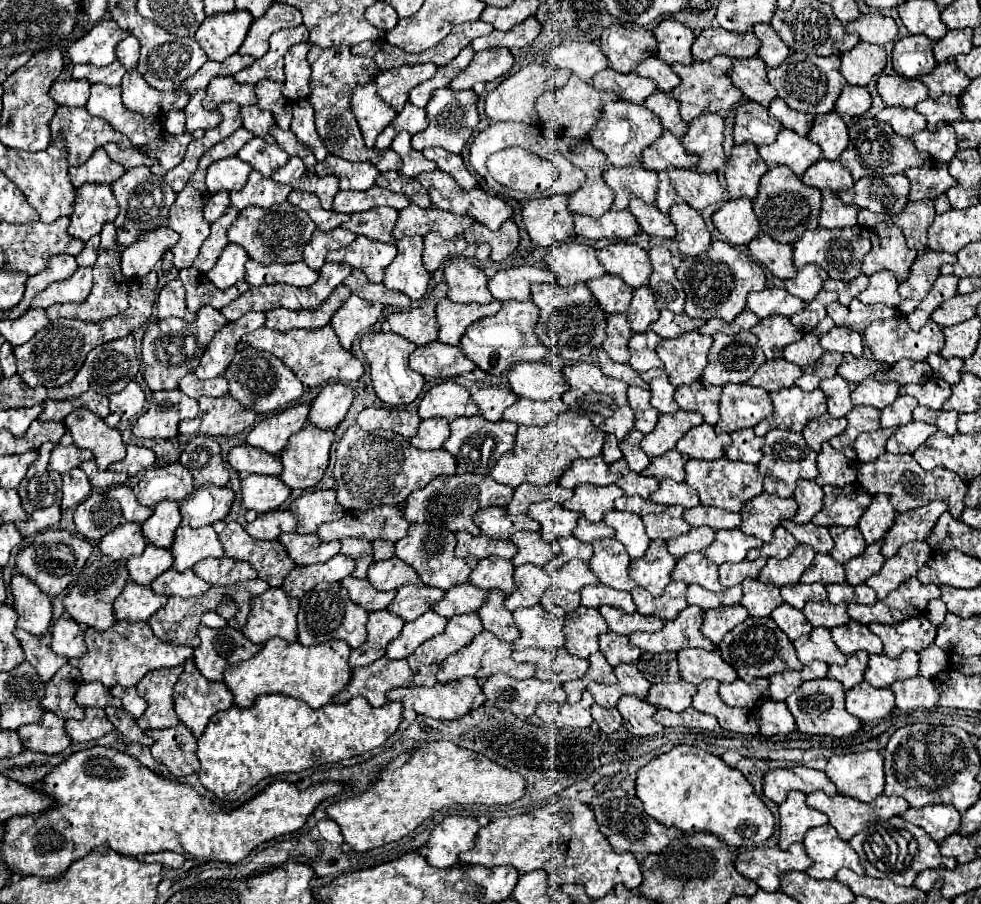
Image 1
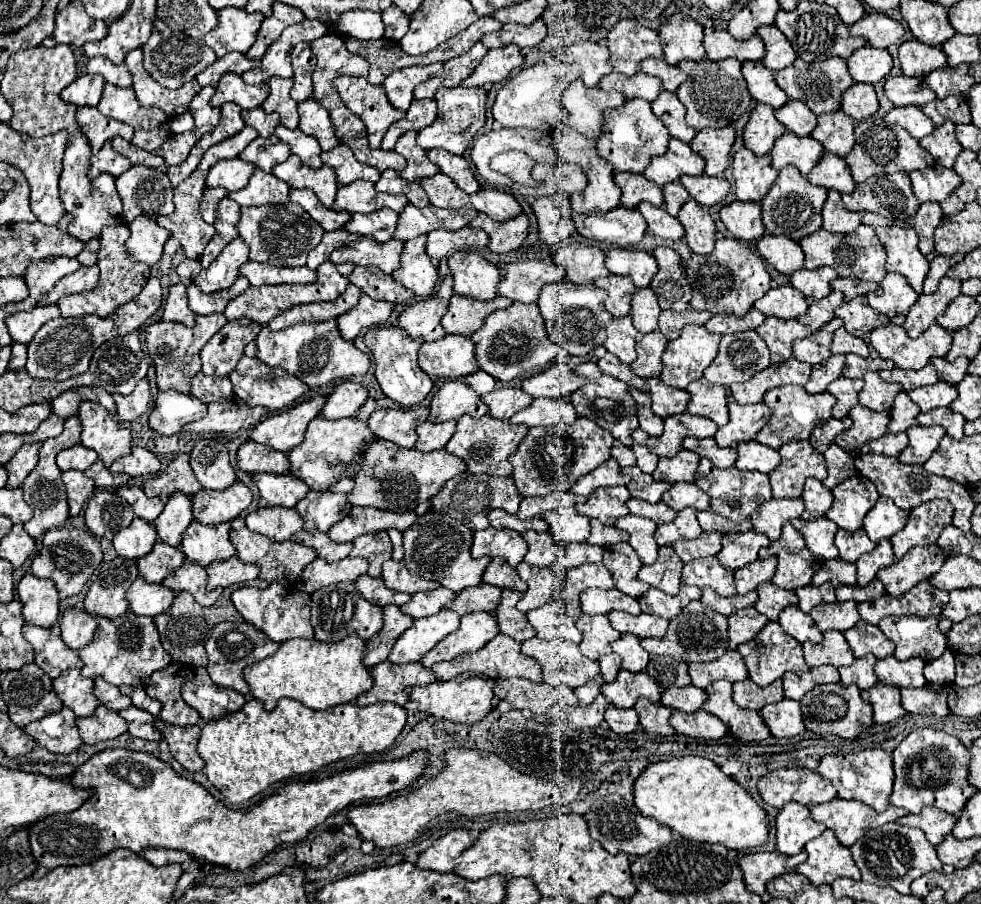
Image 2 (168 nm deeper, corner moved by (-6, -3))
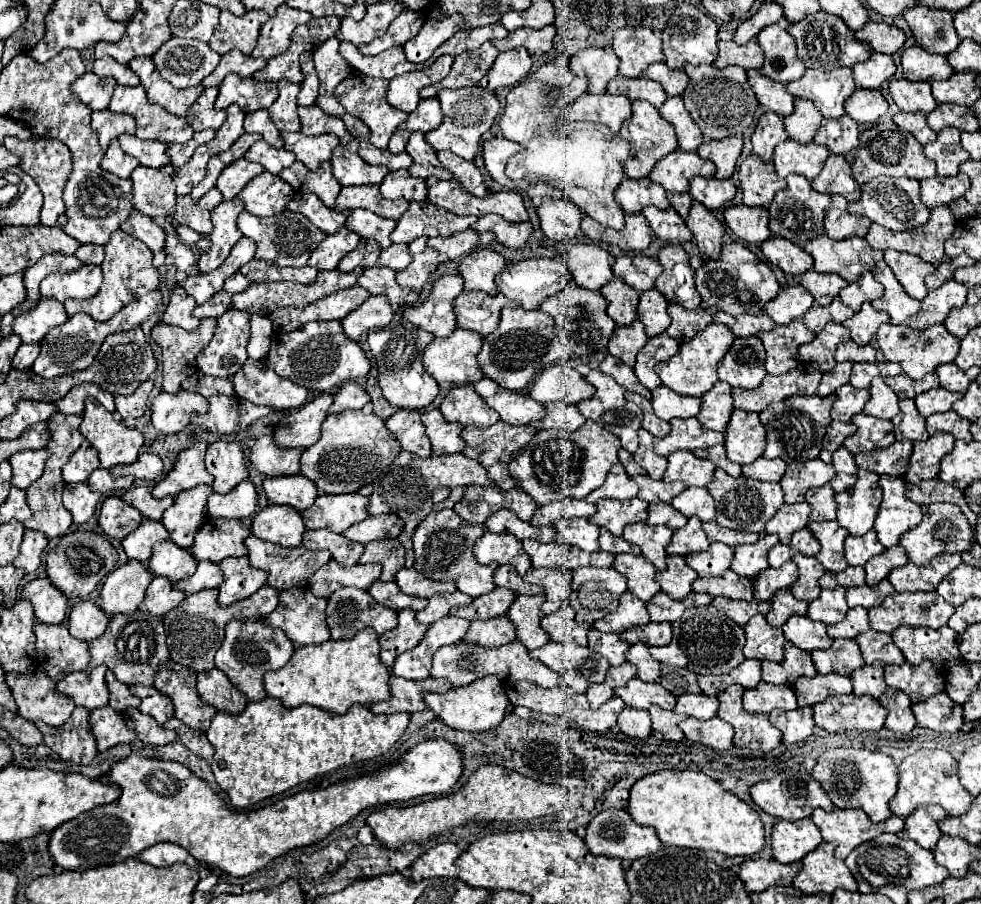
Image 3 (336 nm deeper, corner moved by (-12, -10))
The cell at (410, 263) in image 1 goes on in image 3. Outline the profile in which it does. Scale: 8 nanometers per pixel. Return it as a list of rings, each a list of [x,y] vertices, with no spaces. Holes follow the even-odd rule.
[[[420,237],[416,241],[410,243],[410,253],[412,253],[412,263],[396,273],[396,281],[400,287],[406,287],[406,289],[412,289],[416,293],[422,291],[422,287],[426,285],[426,281],[430,279],[430,275],[438,269],[440,265],[440,259],[438,259],[438,253],[434,249],[430,249],[426,245],[426,237]]]

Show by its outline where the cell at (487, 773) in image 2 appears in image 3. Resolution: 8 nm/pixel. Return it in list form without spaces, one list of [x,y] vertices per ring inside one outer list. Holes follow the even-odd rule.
[[[480,765],[458,793],[440,795],[432,801],[424,801],[418,807],[384,807],[368,815],[366,825],[372,829],[374,837],[386,849],[400,849],[406,843],[422,843],[428,837],[442,833],[446,829],[468,825],[468,823],[492,823],[492,821],[516,821],[516,819],[536,819],[542,815],[552,815],[564,809],[566,789],[560,785],[546,785],[528,779],[516,771],[508,771],[500,765]]]

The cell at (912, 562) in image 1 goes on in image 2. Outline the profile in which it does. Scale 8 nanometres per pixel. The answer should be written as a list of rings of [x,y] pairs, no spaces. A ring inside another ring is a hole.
[[[916,546],[902,560],[878,570],[878,578],[892,596],[902,596],[906,590],[936,574],[946,560],[946,554],[936,546]]]

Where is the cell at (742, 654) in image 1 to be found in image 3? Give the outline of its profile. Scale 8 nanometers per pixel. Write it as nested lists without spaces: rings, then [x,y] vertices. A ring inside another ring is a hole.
[[[792,643],[784,645],[784,659],[780,663],[762,661],[762,681],[772,685],[794,685],[798,677],[816,677],[818,671],[810,659],[810,653],[798,649]]]

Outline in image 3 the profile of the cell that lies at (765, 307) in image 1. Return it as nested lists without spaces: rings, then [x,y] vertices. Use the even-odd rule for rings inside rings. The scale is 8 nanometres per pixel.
[[[794,285],[784,287],[772,301],[764,305],[764,311],[774,319],[774,323],[788,325],[794,319],[802,319],[812,303],[814,297],[802,285]]]

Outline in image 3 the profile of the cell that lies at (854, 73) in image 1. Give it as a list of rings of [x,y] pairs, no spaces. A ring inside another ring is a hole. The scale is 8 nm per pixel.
[[[872,53],[872,57],[864,63],[856,63],[852,67],[854,81],[862,89],[880,89],[884,81],[892,79],[896,73],[894,59],[884,53]]]

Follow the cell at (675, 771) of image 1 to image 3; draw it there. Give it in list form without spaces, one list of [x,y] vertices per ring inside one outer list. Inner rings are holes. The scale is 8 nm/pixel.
[[[656,771],[638,779],[630,791],[628,811],[640,825],[656,829],[664,845],[718,851],[726,857],[750,857],[764,847],[760,815],[734,793],[698,771]]]

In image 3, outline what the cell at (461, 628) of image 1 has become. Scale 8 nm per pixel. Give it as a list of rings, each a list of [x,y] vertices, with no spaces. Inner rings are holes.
[[[494,617],[486,621],[474,621],[470,623],[470,629],[464,635],[466,643],[482,645],[482,647],[502,647],[504,643],[510,643],[516,639],[514,625],[508,617]]]

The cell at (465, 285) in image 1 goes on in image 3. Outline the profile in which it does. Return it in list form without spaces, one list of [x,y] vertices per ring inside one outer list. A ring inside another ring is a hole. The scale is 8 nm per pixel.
[[[490,249],[472,251],[460,261],[460,275],[464,279],[466,291],[484,291],[488,295],[496,295],[494,277],[504,269],[504,259]]]

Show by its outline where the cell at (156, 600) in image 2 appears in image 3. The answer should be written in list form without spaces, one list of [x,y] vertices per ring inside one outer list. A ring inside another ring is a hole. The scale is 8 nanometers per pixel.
[[[154,577],[146,589],[144,601],[138,605],[140,611],[152,613],[156,617],[164,617],[168,611],[176,609],[184,601],[184,593],[172,589],[170,581],[164,577]]]

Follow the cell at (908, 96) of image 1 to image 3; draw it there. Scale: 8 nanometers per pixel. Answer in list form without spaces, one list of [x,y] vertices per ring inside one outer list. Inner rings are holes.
[[[894,79],[890,81],[890,95],[894,99],[894,103],[900,107],[900,111],[908,111],[908,113],[930,113],[936,109],[936,99],[932,97],[930,91],[930,83],[920,81],[920,83],[912,83],[906,79]]]

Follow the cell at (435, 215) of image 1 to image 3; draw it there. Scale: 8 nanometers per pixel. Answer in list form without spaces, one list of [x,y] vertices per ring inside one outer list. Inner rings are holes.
[[[410,203],[408,211],[398,219],[396,229],[392,231],[392,243],[412,243],[416,237],[450,237],[454,233],[466,231],[476,223],[478,217],[460,217],[446,213],[444,209],[424,203]]]

